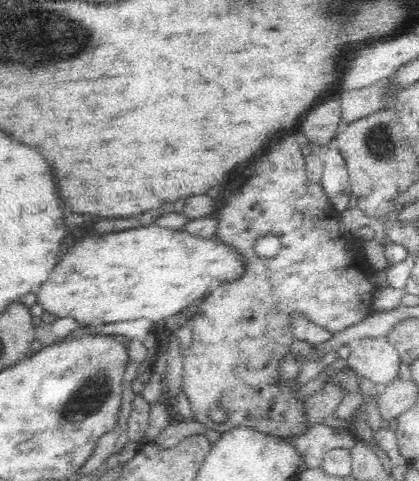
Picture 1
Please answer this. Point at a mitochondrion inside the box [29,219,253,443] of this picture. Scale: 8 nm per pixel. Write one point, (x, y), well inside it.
(84, 402)

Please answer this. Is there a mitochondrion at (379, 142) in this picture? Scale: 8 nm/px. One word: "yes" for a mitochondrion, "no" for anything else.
yes

